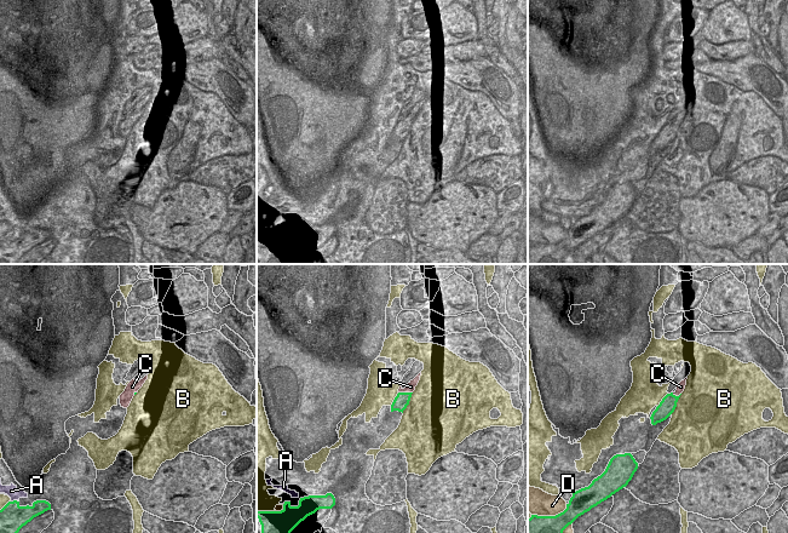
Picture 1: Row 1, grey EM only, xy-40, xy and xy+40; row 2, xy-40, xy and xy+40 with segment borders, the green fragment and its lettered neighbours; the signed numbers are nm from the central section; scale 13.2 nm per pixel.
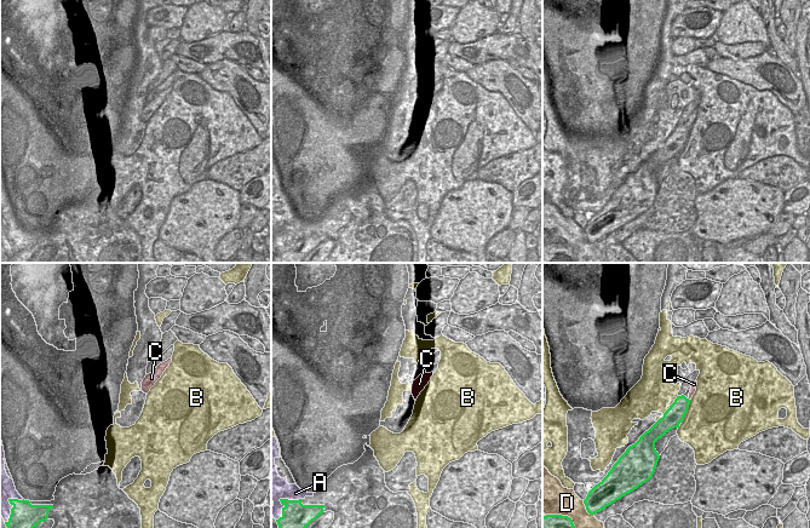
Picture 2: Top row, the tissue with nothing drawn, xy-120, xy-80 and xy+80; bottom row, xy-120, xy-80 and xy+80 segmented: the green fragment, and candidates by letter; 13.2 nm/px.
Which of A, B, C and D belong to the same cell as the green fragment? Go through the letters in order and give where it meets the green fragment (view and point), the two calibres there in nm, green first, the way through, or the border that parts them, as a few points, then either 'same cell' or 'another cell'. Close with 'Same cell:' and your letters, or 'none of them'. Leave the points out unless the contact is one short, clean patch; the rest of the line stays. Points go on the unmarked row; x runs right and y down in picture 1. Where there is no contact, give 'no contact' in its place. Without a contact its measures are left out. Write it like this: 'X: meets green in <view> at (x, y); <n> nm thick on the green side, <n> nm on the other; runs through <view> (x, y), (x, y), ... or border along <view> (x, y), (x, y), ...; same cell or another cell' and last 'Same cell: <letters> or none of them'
A: meets green in xy-40 at (13, 229); 360 nm thick on the green side, 160 nm on the other; another cell
B: meets green in xy at (408, 131); 200 nm thick on the green side, 480 nm on the other; another cell
C: meets green in xy at (406, 121); 200 nm thick on the green side, 120 nm on the other; same cell
D: meets green in xy+40 at (550, 245); 480 nm thick on the green side, 320 nm on the other; another cell
Same cell: C

